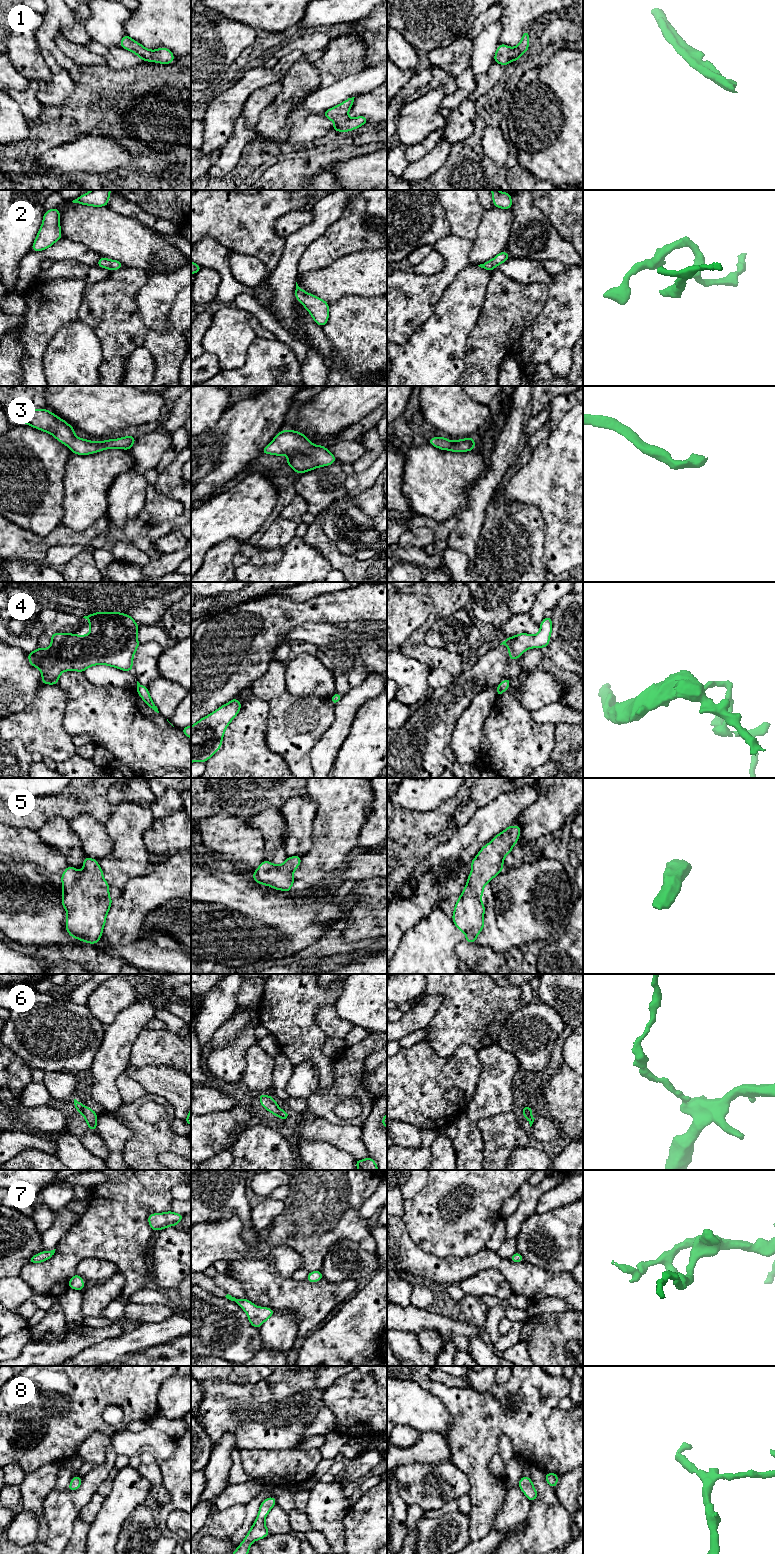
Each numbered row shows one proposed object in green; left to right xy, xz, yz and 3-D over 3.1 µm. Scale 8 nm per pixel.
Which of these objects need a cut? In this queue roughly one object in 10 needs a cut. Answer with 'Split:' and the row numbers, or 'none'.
Split: none

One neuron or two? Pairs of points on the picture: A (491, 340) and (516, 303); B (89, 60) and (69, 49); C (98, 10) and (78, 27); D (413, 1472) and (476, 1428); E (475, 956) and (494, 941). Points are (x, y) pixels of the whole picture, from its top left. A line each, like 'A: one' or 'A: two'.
A: one
B: one
C: two
D: two
E: two

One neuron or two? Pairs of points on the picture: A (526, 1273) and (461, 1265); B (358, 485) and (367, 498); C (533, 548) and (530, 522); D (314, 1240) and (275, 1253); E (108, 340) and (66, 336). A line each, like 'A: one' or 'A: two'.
A: one
B: two
C: one
D: two
E: two

